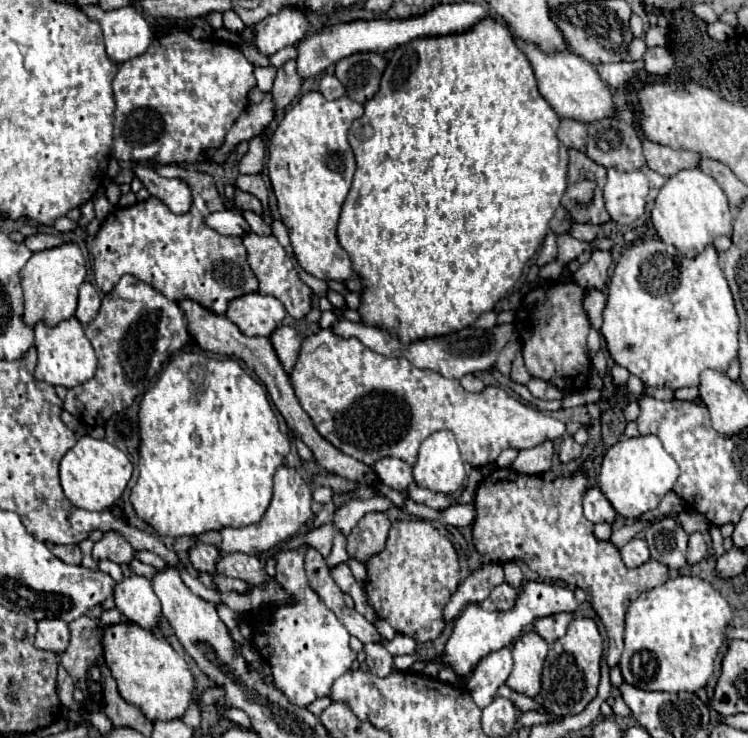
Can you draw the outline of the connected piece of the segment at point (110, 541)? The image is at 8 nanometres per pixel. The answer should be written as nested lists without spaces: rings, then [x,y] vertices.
[[[104,535],[92,549],[94,559],[110,559],[118,565],[128,565],[134,559],[134,553],[136,551],[122,535]]]

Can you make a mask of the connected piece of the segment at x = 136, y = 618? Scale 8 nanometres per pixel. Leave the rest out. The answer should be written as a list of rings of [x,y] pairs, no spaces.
[[[142,575],[124,577],[114,589],[114,603],[116,603],[116,609],[120,609],[126,619],[130,619],[132,623],[140,625],[142,629],[152,627],[152,623],[158,625],[158,613],[162,609],[160,609],[160,601],[158,601],[156,593],[152,591],[152,585],[150,585],[150,581],[146,577],[142,577]]]

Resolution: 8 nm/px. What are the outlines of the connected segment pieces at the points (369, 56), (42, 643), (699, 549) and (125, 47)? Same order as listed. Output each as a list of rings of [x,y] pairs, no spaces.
[[[354,53],[336,63],[336,77],[350,99],[366,103],[376,95],[384,67],[386,61],[378,53]]]
[[[42,619],[36,623],[36,627],[34,647],[54,653],[60,653],[64,647],[68,647],[68,623],[62,619]]]
[[[692,533],[688,539],[688,563],[694,565],[700,559],[704,559],[704,555],[706,555],[706,541],[702,533]]]
[[[82,5],[80,11],[100,23],[108,59],[116,65],[140,57],[152,43],[150,25],[132,5],[114,11],[100,11],[98,5]]]

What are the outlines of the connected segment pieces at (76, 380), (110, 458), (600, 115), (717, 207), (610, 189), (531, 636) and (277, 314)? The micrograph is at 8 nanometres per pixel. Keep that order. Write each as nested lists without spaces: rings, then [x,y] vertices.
[[[70,317],[66,321],[60,321],[56,327],[48,327],[44,323],[38,323],[34,327],[36,331],[36,349],[38,349],[38,363],[36,363],[36,371],[34,377],[38,381],[46,381],[50,385],[64,385],[66,389],[76,387],[84,381],[88,381],[98,367],[98,359],[96,353],[88,341],[88,337],[84,335],[84,327],[80,325],[80,321],[76,317]]]
[[[82,435],[76,445],[62,457],[60,461],[60,485],[64,489],[66,499],[86,511],[104,511],[112,507],[126,489],[128,479],[132,477],[132,463],[118,447],[110,445],[104,439],[94,439],[90,435]]]
[[[516,39],[516,45],[526,53],[532,67],[536,69],[540,95],[554,107],[554,111],[562,119],[594,123],[594,121],[602,121],[602,119],[616,115],[616,109],[612,105],[614,91],[608,87],[608,83],[600,79],[598,71],[586,59],[580,59],[576,53],[570,53],[570,51],[556,53],[556,55],[544,55],[544,51],[520,39]]]
[[[684,169],[668,177],[654,201],[652,225],[658,237],[664,243],[674,245],[684,257],[696,257],[700,251],[704,251],[706,245],[712,245],[716,237],[732,235],[732,215],[728,199],[722,187],[700,169]]]
[[[608,169],[608,181],[604,185],[604,205],[612,221],[618,225],[630,225],[646,211],[650,181],[644,171],[618,171]]]
[[[536,631],[524,633],[512,649],[514,669],[506,685],[528,697],[536,697],[540,691],[540,673],[550,645]]]
[[[250,293],[230,301],[226,317],[236,323],[244,335],[268,337],[286,317],[286,309],[276,297]]]

